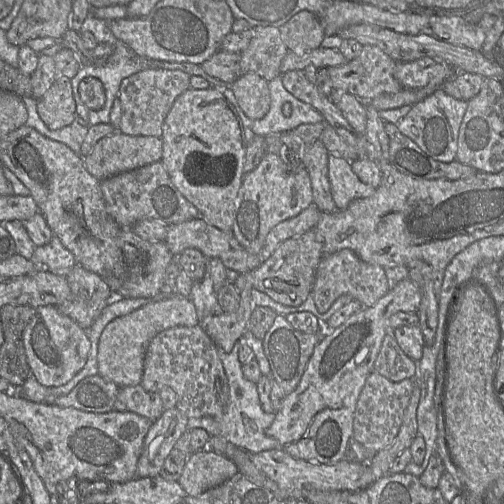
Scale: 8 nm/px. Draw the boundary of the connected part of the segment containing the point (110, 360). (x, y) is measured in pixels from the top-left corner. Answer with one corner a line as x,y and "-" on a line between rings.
182,295
152,301
139,309
117,317
104,328
98,342
98,374
119,387
135,386
141,383
144,359
149,342
158,333
177,326
200,325
196,308
189,297

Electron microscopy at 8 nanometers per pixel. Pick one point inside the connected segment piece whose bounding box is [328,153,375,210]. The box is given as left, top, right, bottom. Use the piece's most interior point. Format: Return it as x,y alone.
346,186

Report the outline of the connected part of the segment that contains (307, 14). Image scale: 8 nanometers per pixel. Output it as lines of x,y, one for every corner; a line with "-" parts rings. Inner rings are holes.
307,10
296,13
278,29
287,49
296,54
319,48
325,37
319,17

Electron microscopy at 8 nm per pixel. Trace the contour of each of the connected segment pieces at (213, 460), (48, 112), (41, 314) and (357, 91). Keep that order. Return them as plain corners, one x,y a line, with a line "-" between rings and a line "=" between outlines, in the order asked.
207,448
188,456
178,483
187,495
199,496
225,483
237,473
238,468
233,461
=
71,79
55,80
38,100
37,111
42,121
51,130
69,126
77,115
=
54,305
35,308
33,317
23,331
23,343
32,374
46,387
68,383
85,366
91,348
87,331
=
365,45
360,54
340,66
327,68
329,78
335,91
358,97
362,101
370,101
383,94
395,94
403,89
394,77
397,62
390,58
377,46

